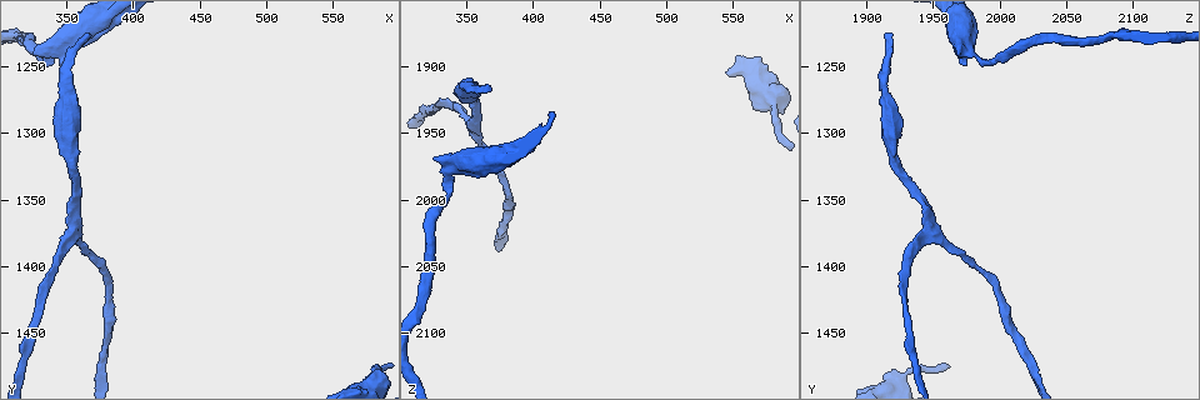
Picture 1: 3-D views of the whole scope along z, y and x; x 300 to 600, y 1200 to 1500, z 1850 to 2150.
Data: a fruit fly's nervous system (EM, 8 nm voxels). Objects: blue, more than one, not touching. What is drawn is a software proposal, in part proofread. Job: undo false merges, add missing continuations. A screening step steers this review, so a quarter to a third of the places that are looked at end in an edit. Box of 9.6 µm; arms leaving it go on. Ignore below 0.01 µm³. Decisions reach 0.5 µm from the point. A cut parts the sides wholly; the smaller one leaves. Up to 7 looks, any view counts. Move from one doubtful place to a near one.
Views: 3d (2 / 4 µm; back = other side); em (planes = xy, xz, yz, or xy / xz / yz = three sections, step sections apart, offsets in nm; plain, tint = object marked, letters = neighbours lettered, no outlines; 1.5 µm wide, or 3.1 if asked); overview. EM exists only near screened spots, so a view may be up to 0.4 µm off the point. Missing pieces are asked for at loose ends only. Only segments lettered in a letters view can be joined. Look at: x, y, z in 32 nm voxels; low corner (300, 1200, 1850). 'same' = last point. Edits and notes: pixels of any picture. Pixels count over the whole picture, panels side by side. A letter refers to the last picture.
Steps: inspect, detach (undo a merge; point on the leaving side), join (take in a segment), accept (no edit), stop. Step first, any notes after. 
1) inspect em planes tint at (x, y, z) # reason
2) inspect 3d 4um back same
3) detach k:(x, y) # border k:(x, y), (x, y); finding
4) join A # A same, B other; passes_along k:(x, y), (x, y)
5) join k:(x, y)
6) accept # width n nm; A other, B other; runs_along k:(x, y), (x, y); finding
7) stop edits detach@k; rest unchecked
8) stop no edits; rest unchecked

inspect em planes letters at (368, 1224, 1914) # thin end

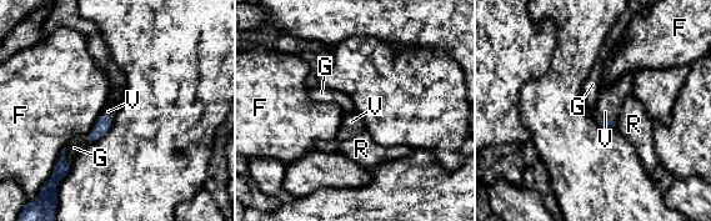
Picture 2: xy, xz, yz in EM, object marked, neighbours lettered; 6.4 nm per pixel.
join V # longest_contact F 190 nm; F other, G other, R other, V same; it goes on there

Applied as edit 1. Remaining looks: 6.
inspect overview # see it whole again

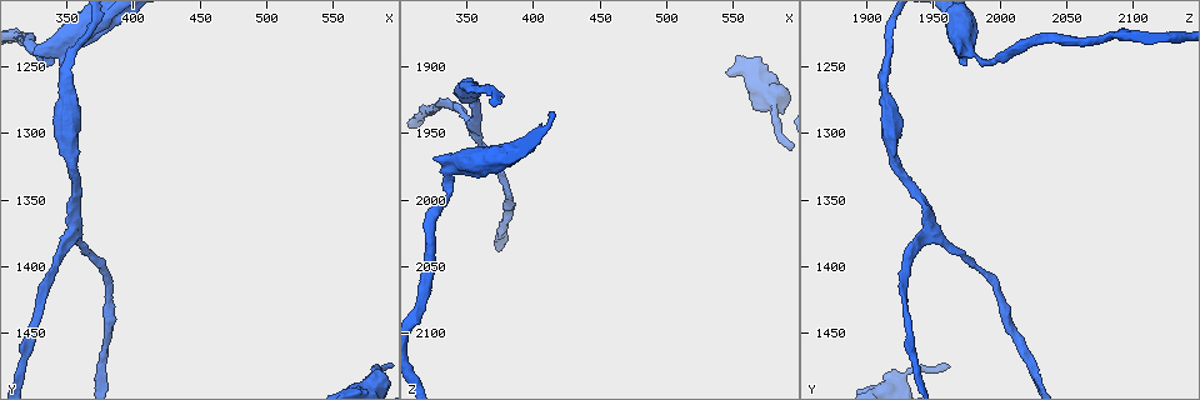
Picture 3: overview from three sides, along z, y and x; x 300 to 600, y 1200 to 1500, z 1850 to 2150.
inspect em yz step 4 tint at (354, 1372, 1946) # three-way junction

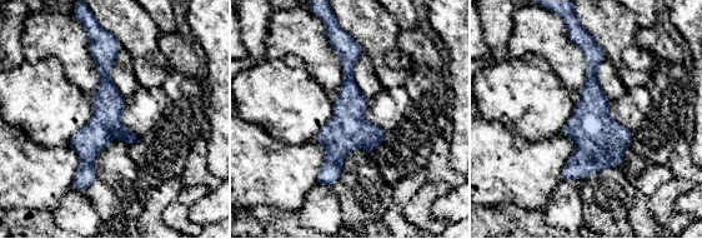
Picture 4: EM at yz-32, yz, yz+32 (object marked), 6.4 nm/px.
inspect em planes tint same # cut it another way

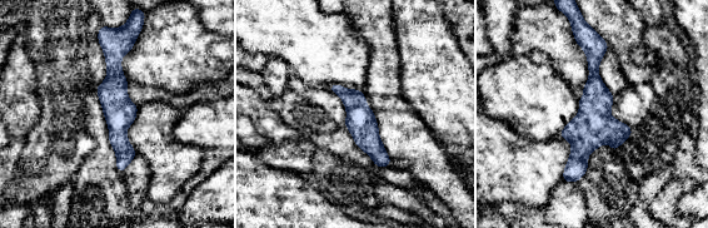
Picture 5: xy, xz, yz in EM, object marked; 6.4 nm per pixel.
inspect em planes letters same

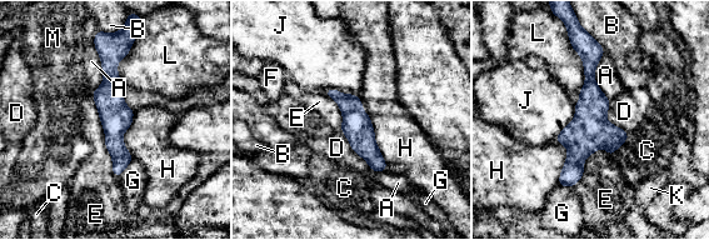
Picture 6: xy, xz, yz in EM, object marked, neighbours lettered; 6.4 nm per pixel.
accept # width 190 nm; A other, B other, C other, D other, E other, F other, G other, H other, J other, K other, L other, M other; runs_along 6:(585, 45), (589, 130), (562, 183); all the same cell

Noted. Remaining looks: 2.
inspect 3d 4um back at (578, 1480, 1930) # calibre changes

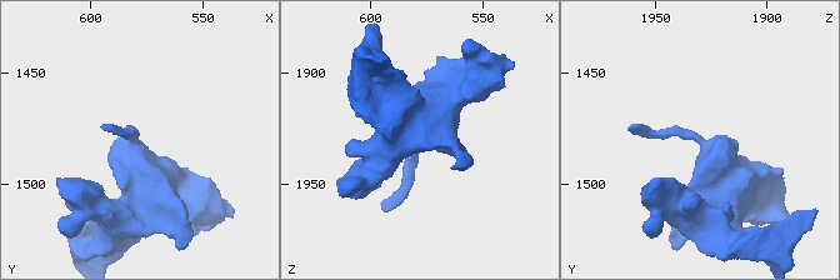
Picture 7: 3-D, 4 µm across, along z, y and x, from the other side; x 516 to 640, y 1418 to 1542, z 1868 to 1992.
inspect em xz step 4 letters at (580, 1482, 1928) # shape alone is not enough

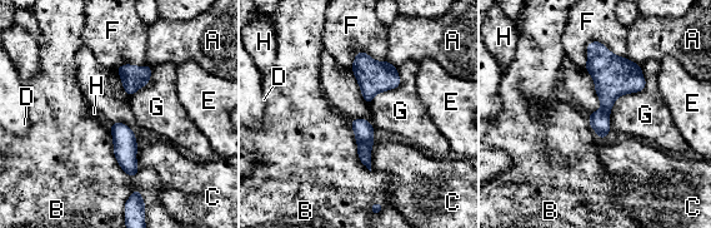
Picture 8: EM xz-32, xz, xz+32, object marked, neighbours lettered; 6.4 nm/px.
accept # A other, B other, C other, D other, E other, F other, G other, H other; border 8:(641, 65), (610, 128); one cell here

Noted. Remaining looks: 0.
stop edits join@2; rest unchecked

